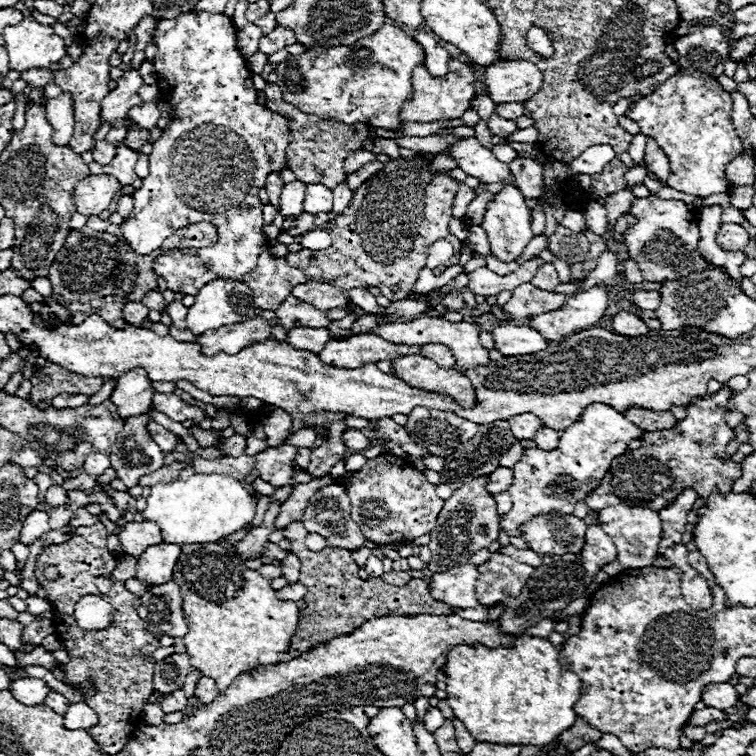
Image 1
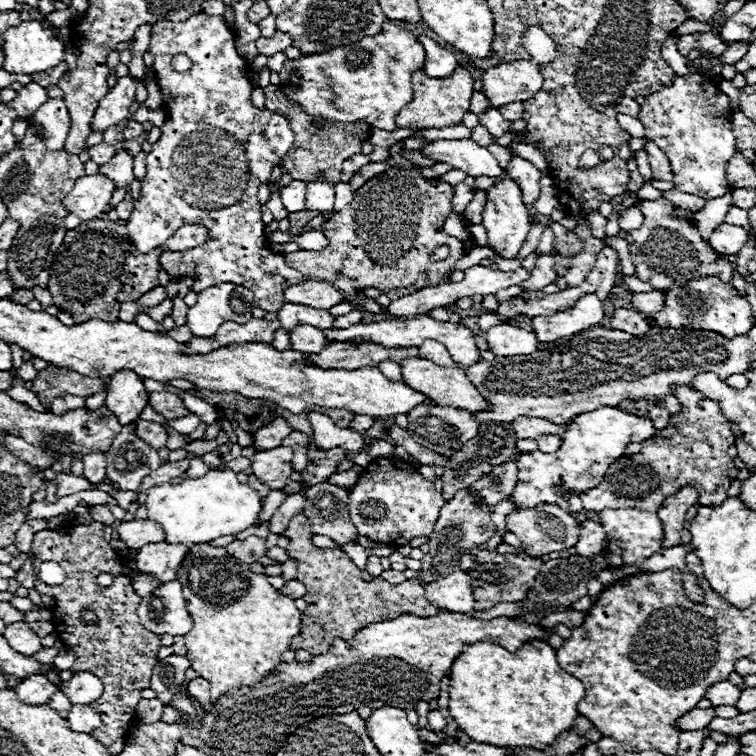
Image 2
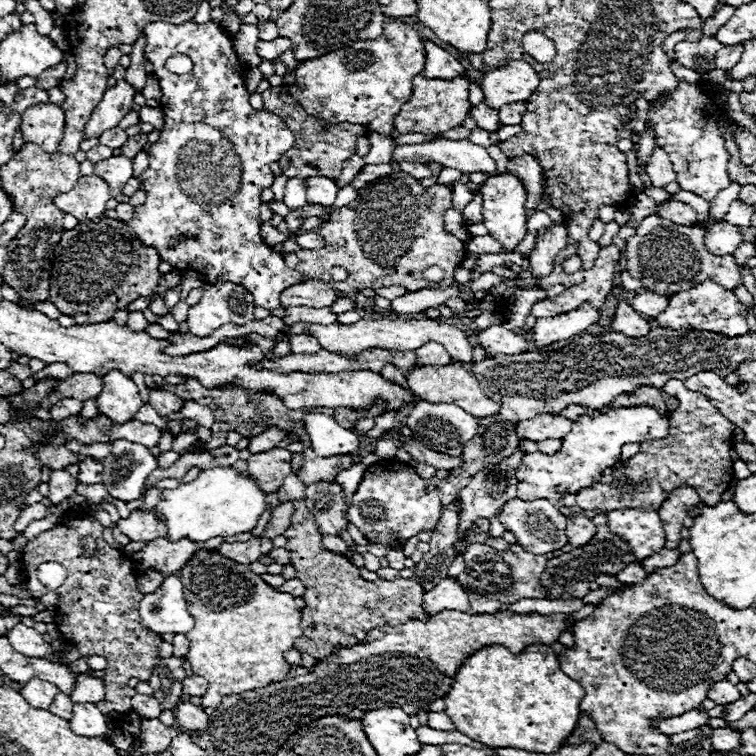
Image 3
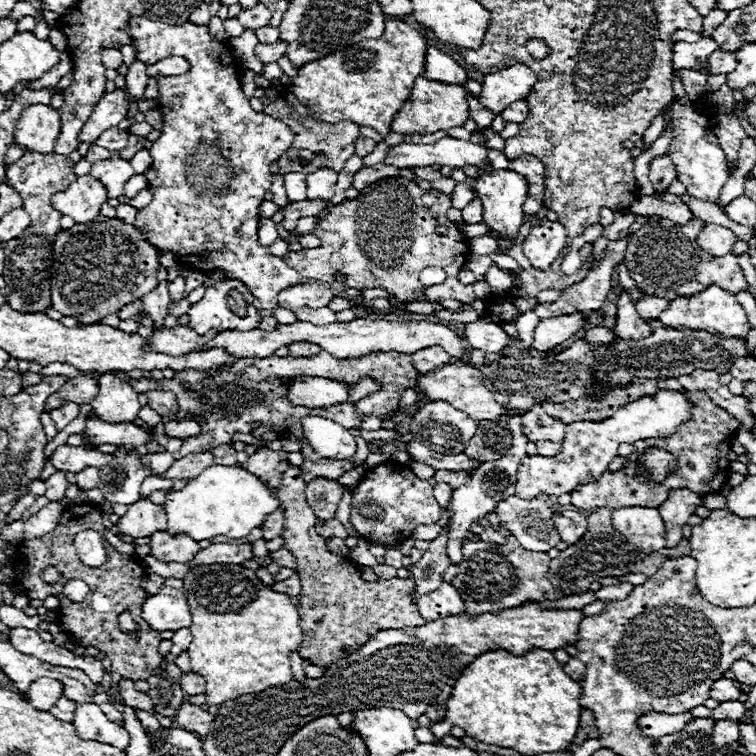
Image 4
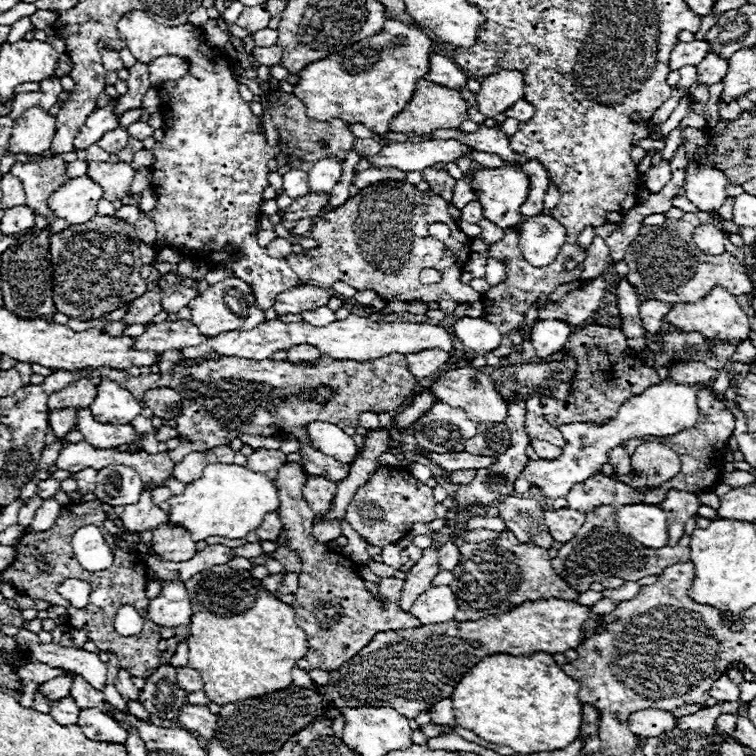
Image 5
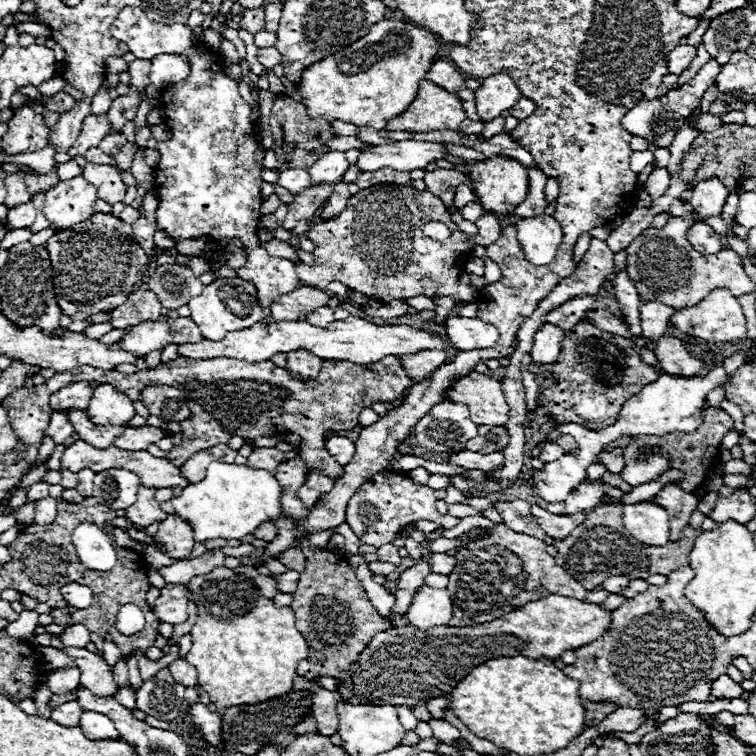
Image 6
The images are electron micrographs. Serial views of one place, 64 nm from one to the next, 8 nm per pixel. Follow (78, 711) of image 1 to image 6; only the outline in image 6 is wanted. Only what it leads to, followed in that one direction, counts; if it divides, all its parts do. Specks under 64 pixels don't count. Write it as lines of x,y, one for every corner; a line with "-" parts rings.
84,710
80,716
80,728
90,740
120,740
120,732
116,730
114,722
100,712

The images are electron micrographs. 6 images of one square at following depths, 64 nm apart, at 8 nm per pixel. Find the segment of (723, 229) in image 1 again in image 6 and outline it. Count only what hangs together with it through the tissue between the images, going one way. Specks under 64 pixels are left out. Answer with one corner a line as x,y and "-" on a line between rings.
696,222
690,230
688,230
688,242
704,254
716,254
720,250
724,250
722,242
720,242
720,234
716,234
708,224

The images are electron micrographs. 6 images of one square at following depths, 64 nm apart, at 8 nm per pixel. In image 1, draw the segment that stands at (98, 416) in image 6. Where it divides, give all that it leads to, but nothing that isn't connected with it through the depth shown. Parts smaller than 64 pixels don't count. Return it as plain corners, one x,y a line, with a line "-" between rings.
132,370
126,372
122,378
118,378
118,384
110,396
110,400
116,404
120,416
124,420
128,416
136,416
136,412
146,412
152,408
152,380
144,370

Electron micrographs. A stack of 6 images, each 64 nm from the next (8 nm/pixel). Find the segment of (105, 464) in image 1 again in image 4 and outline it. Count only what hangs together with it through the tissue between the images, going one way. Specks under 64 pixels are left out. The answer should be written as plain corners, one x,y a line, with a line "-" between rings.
84,468
80,474
76,474
76,484
82,488
82,490
90,490
98,484
98,476
100,476
100,468

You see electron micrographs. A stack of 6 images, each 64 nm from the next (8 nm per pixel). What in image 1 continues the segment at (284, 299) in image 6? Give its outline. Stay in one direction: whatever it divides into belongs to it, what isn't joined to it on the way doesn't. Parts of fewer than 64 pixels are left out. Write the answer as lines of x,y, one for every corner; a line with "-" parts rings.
310,280
308,284
298,284
296,288
292,288
290,294
324,312
330,308
344,308
348,304
348,298
344,298
342,290
326,282

